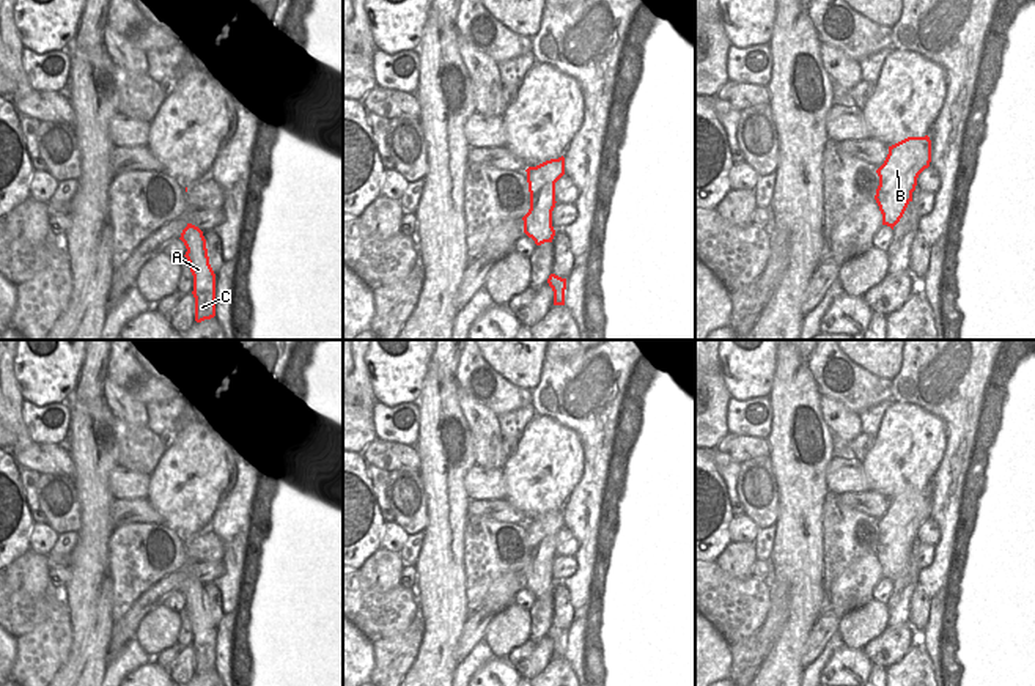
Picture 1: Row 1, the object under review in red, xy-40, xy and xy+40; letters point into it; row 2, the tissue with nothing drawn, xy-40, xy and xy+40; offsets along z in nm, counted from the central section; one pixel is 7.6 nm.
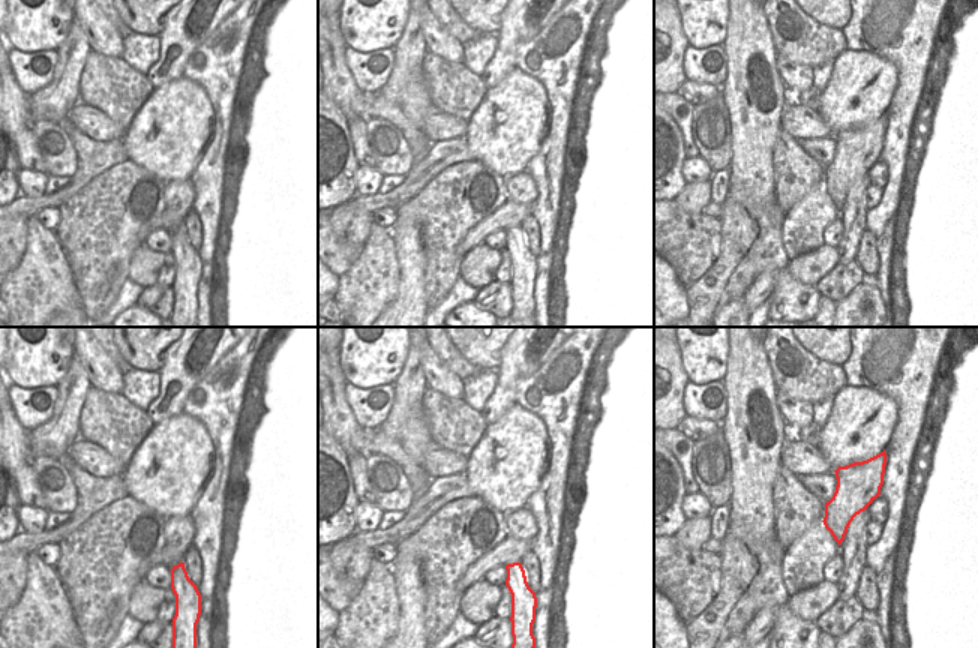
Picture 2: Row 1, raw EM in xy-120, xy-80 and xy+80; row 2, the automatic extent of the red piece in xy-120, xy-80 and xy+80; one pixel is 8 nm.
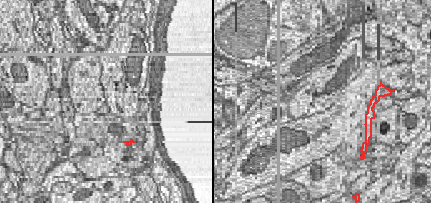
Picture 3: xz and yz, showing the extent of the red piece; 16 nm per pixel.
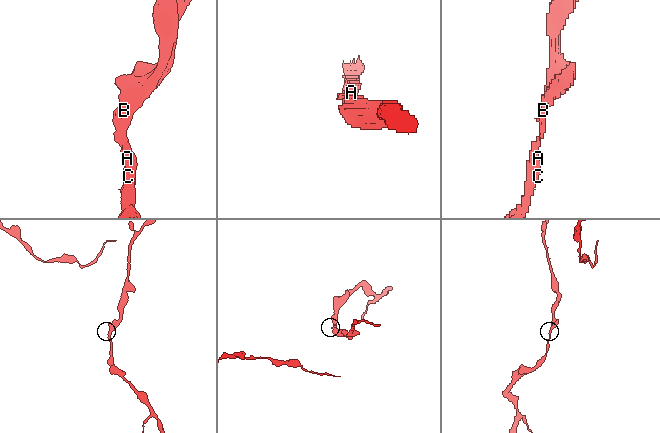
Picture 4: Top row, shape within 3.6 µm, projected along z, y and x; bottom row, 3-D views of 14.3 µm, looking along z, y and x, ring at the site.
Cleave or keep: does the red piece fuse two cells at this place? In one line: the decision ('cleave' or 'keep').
keep

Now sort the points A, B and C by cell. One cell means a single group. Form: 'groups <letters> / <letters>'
groups A B C

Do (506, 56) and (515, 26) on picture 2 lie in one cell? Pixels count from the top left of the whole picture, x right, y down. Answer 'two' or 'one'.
one

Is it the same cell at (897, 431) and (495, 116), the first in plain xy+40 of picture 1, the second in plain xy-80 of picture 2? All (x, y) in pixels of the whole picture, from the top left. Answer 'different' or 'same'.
same

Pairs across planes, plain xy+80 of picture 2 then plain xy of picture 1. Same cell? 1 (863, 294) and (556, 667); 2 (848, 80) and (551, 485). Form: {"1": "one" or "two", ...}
{"1": "one", "2": "one"}

